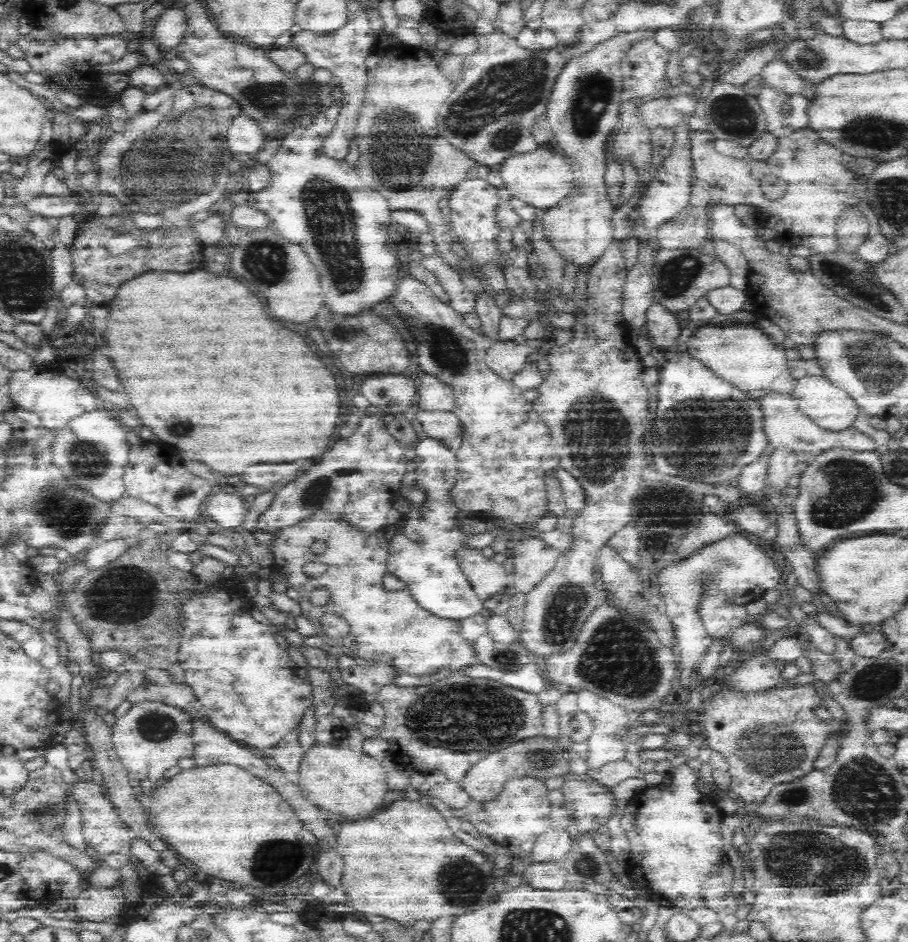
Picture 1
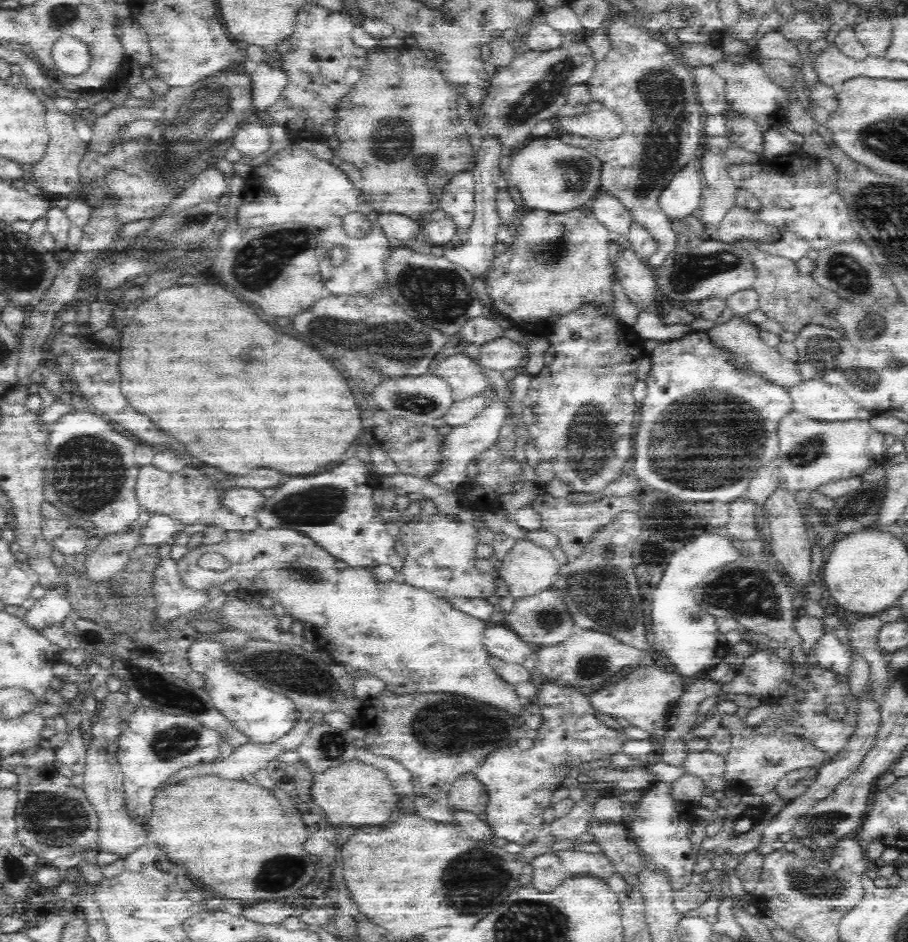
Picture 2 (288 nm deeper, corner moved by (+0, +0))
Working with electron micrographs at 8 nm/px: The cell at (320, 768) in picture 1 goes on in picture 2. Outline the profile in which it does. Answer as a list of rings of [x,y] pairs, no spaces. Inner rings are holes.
[[[358,758],[352,762],[340,762],[338,766],[330,766],[328,770],[314,774],[310,796],[312,804],[326,812],[326,818],[332,826],[380,826],[396,808],[396,796],[386,774],[372,764],[360,762]]]

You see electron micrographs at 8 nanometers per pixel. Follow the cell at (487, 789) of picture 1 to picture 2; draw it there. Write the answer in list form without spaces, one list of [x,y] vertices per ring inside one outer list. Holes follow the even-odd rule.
[[[464,772],[452,784],[450,796],[446,800],[450,800],[450,804],[454,808],[460,808],[460,810],[466,810],[466,812],[470,812],[474,816],[480,816],[488,808],[490,794],[488,794],[486,786],[480,782],[478,774]]]

